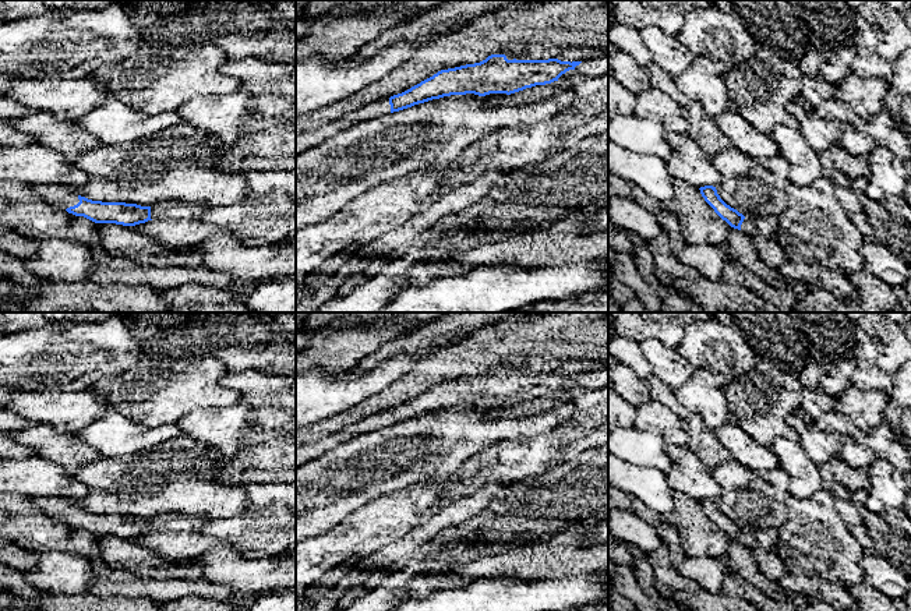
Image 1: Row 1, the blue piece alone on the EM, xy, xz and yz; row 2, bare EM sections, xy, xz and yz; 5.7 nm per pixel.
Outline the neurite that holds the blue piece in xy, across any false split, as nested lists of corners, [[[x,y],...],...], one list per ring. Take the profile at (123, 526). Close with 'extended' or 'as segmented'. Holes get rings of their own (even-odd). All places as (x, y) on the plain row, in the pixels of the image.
[[[33,497],[33,506],[43,515],[84,529],[95,536],[135,538],[151,531],[151,519],[126,515],[92,513],[77,506],[74,499],[61,497]]]; extended

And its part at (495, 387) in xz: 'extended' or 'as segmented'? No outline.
extended

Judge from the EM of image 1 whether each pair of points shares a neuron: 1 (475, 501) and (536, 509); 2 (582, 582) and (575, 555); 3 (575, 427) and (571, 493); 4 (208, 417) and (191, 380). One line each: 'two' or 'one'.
1: two
2: two
3: two
4: two

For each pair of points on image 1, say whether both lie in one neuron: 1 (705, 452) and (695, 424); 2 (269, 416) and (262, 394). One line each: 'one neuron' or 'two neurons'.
1: one neuron
2: one neuron

